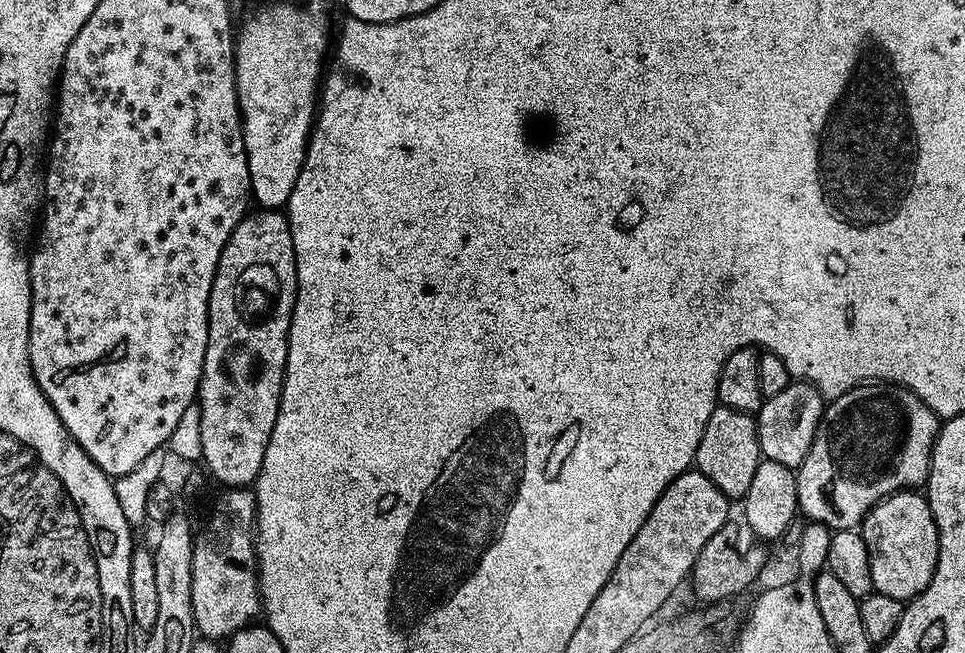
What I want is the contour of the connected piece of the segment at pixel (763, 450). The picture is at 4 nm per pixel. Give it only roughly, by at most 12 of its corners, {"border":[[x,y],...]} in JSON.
{"border":[[790,383],[754,416],[761,457],[799,468],[825,407]]}

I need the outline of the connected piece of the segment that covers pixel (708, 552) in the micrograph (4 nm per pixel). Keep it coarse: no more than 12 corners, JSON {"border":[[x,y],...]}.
{"border":[[743,522],[702,546],[690,580],[705,605],[753,587],[770,552]]}

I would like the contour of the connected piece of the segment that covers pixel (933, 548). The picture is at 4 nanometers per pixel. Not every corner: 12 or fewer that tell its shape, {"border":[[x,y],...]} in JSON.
{"border":[[919,491],[874,505],[862,535],[875,591],[926,590],[938,530]]}

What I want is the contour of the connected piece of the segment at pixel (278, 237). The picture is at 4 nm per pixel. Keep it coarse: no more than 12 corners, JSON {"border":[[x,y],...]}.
{"border":[[252,210],[218,258],[202,464],[255,483],[296,301],[288,217]]}

